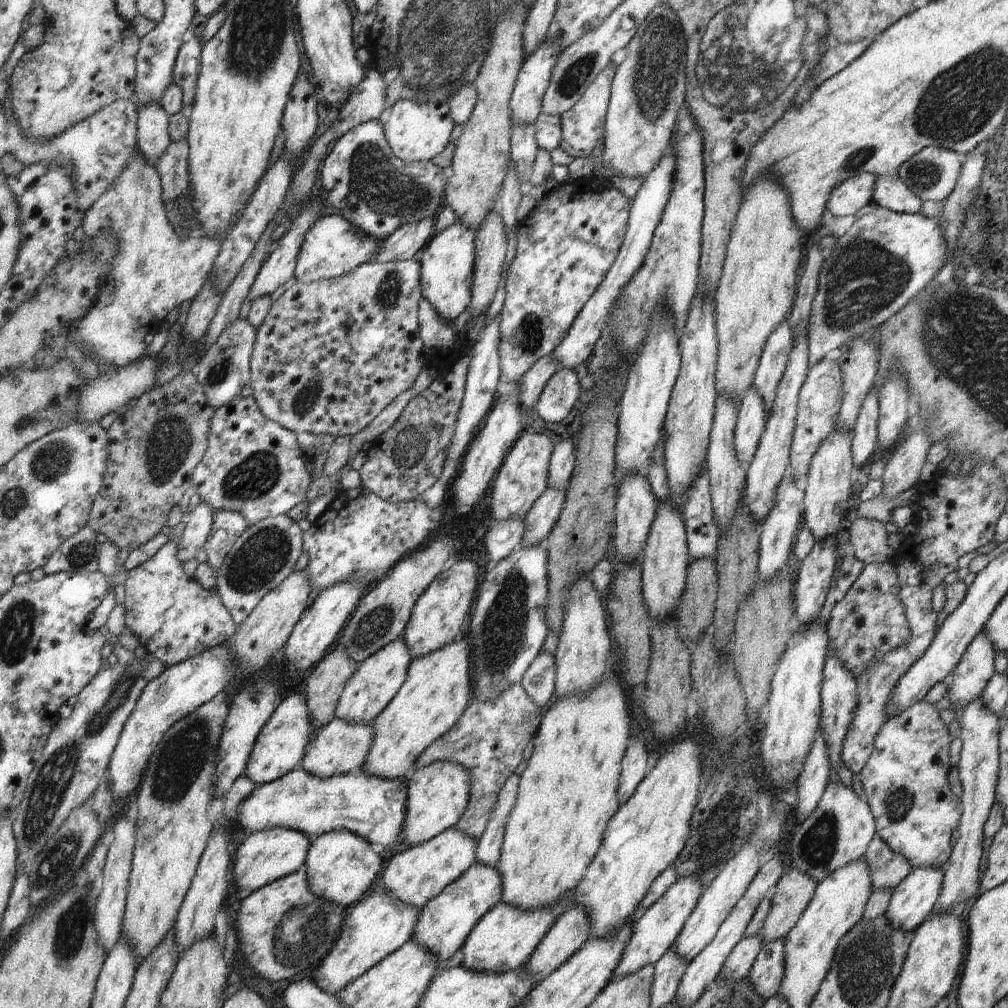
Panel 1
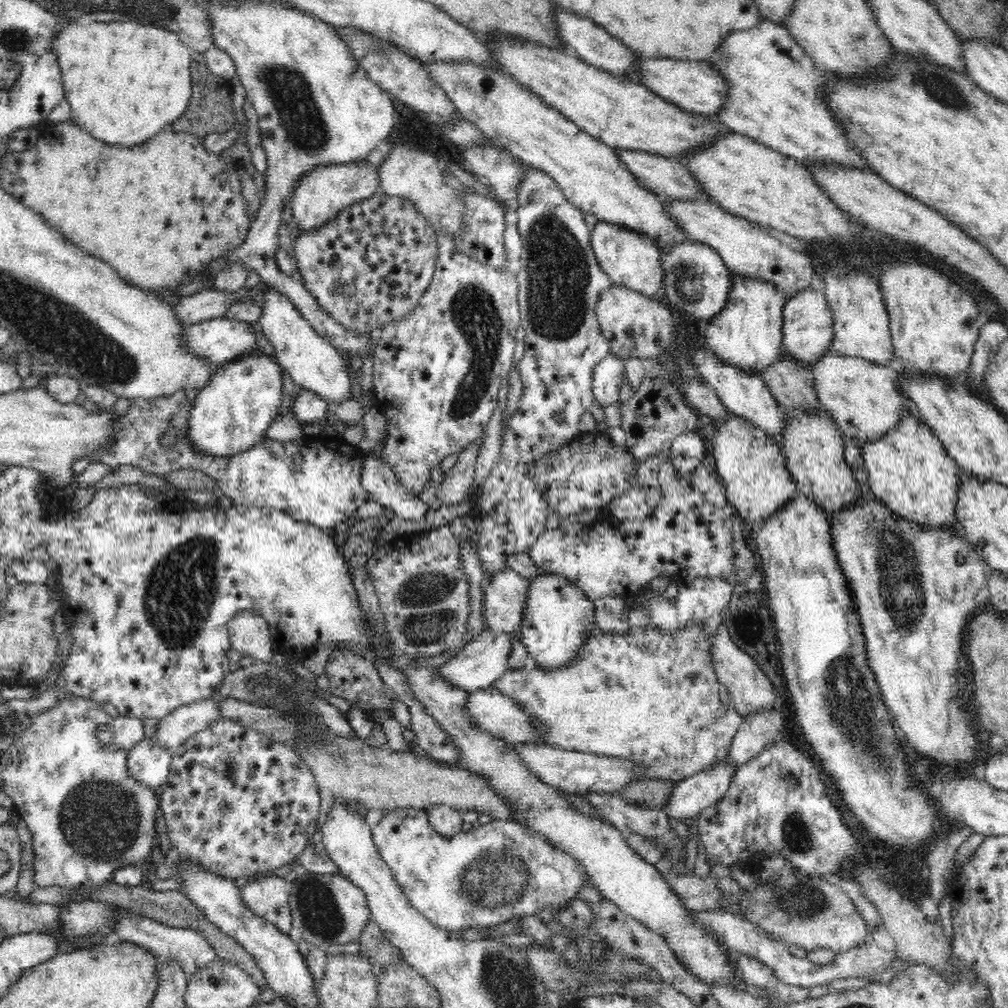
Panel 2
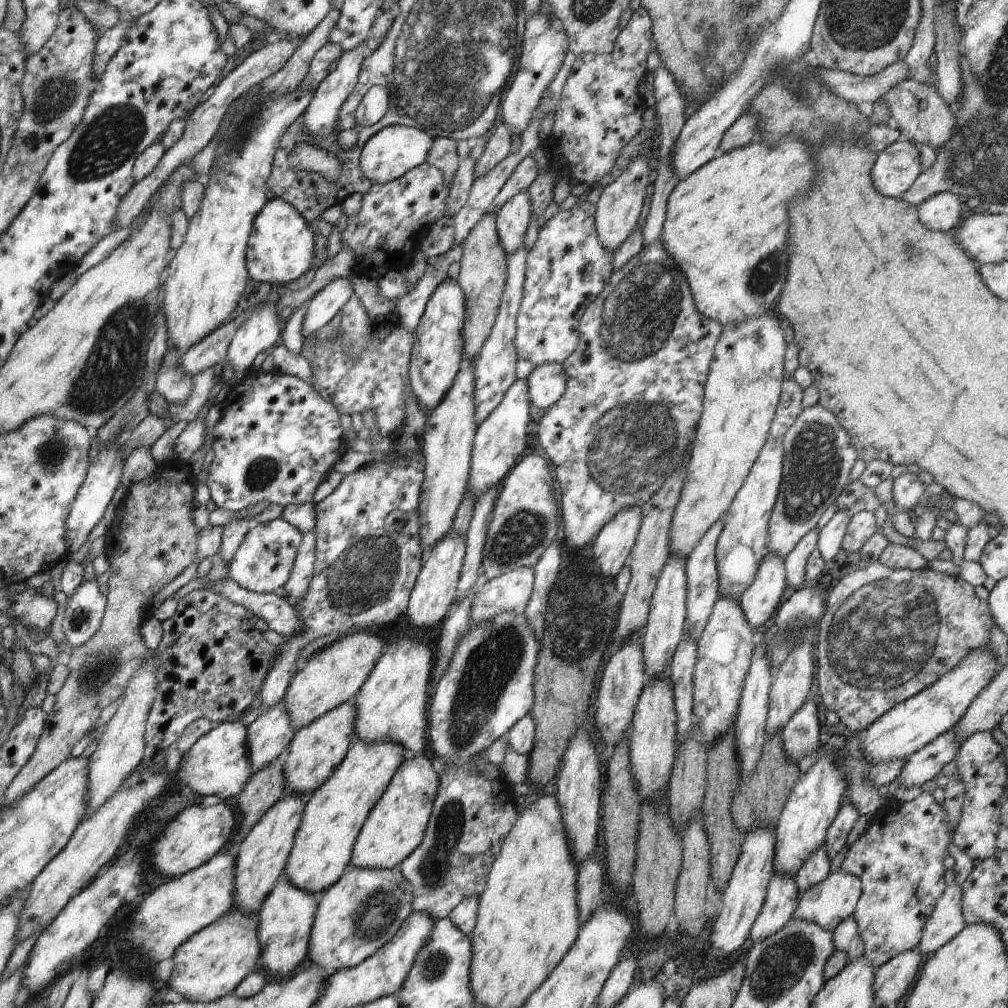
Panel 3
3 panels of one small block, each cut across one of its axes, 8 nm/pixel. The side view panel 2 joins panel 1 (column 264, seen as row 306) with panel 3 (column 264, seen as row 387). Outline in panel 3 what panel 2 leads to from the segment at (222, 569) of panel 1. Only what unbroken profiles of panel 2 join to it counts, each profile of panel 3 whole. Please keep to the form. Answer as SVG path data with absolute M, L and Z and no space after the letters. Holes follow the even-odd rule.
M282 517L266 523L252 524L229 564L228 575L246 590L273 593L290 578L302 537L303 534Z

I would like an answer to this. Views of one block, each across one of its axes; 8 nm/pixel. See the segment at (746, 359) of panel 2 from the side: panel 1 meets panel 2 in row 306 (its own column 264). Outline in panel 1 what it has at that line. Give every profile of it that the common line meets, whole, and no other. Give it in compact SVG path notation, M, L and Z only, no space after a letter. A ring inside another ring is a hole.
M295 694L280 700L270 720L256 738L243 776L260 786L289 774L293 771L293 767L296 768L296 764L304 760L314 733L304 694Z

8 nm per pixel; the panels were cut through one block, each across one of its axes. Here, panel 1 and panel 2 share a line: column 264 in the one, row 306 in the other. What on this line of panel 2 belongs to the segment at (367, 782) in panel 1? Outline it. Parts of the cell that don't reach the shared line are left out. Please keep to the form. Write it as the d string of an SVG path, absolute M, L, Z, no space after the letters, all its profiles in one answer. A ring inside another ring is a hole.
M810 287L799 290L798 294L788 298L784 306L781 342L796 360L800 360L805 365L810 364L832 348L833 324L833 313L827 297L820 290Z

